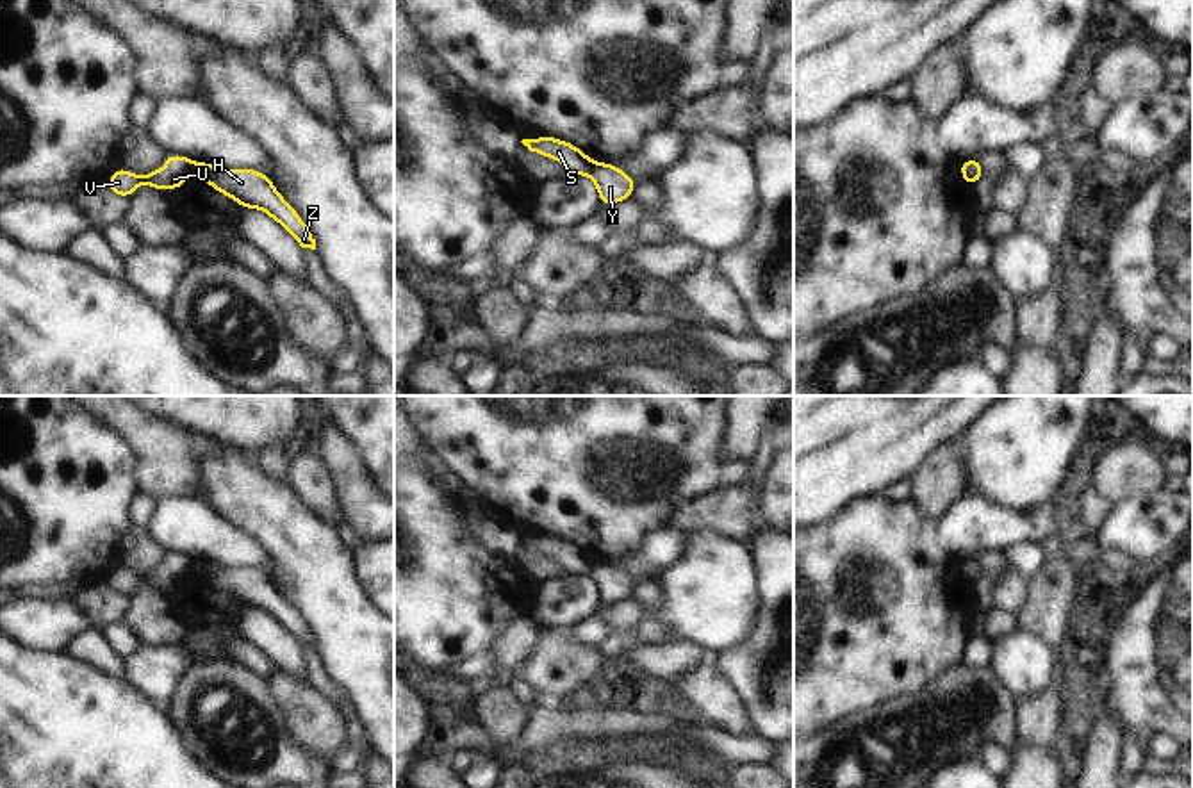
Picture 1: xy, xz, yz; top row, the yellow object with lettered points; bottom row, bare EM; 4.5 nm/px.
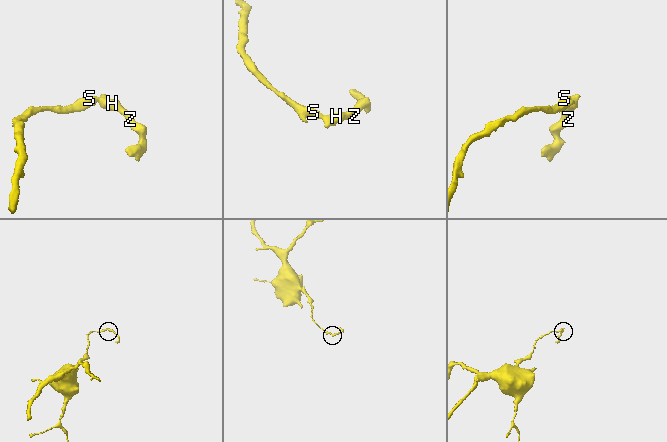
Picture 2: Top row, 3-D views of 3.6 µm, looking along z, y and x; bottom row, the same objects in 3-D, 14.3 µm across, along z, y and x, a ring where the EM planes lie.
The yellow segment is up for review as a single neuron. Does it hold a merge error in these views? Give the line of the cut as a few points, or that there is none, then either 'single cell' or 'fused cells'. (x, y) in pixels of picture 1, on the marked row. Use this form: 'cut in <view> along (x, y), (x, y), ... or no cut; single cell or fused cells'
cut in xz along (594, 163), (587, 175); fused cells

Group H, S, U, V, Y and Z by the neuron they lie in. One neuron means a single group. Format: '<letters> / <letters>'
H Y Z / S U V

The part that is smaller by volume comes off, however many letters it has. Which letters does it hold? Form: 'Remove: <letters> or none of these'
Remove: H, Y, Z

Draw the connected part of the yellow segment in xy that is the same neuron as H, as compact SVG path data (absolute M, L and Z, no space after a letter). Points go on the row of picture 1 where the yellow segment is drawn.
M194 162L196 176L214 191L226 194L243 209L260 209L284 226L301 248L316 250L316 239L300 214L276 191L271 178L257 169L225 169L207 162Z

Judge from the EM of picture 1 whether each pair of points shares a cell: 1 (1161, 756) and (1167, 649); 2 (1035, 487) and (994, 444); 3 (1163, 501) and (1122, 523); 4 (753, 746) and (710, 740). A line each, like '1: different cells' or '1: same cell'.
1: same cell
2: same cell
3: same cell
4: same cell

